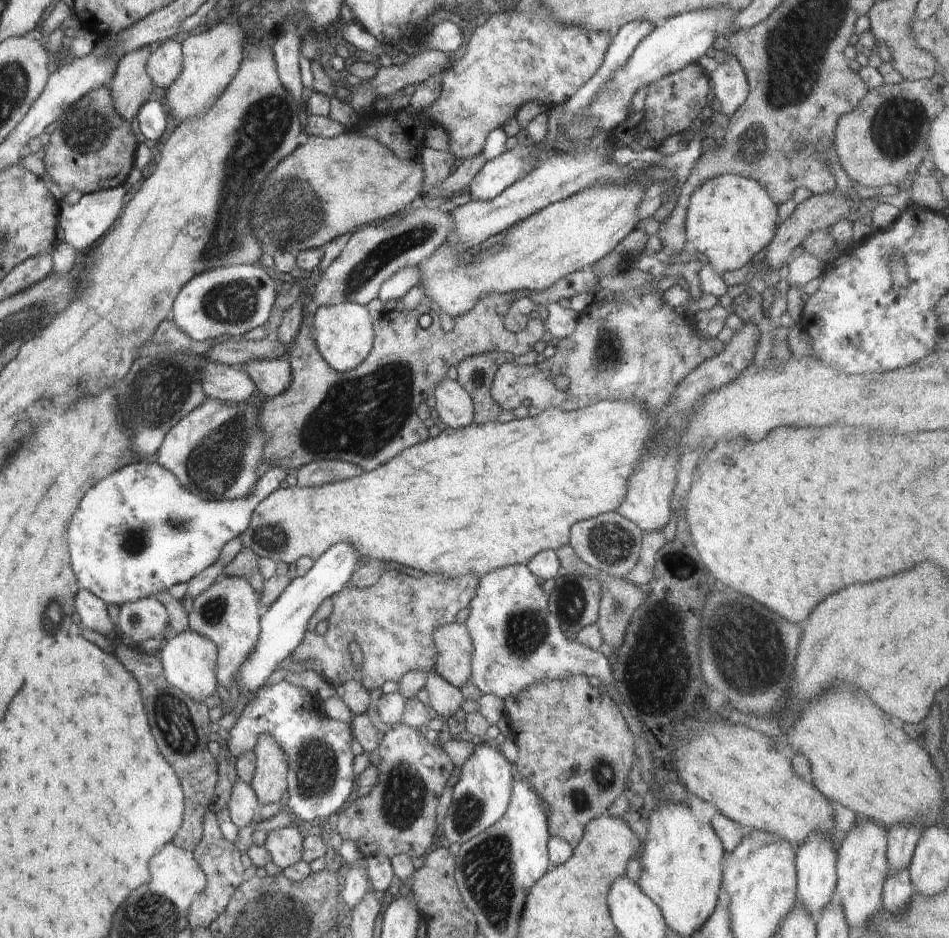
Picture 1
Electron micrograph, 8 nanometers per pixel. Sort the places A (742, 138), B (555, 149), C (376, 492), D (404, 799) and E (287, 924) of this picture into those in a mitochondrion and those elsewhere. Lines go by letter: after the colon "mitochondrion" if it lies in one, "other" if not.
A: mitochondrion
B: other
C: other
D: mitochondrion
E: mitochondrion

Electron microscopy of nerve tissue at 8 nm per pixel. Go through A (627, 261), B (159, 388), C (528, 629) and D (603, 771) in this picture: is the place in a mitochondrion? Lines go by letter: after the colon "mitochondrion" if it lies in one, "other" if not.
A: other
B: mitochondrion
C: mitochondrion
D: mitochondrion

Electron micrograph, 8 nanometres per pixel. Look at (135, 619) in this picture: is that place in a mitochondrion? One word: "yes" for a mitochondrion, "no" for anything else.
yes

